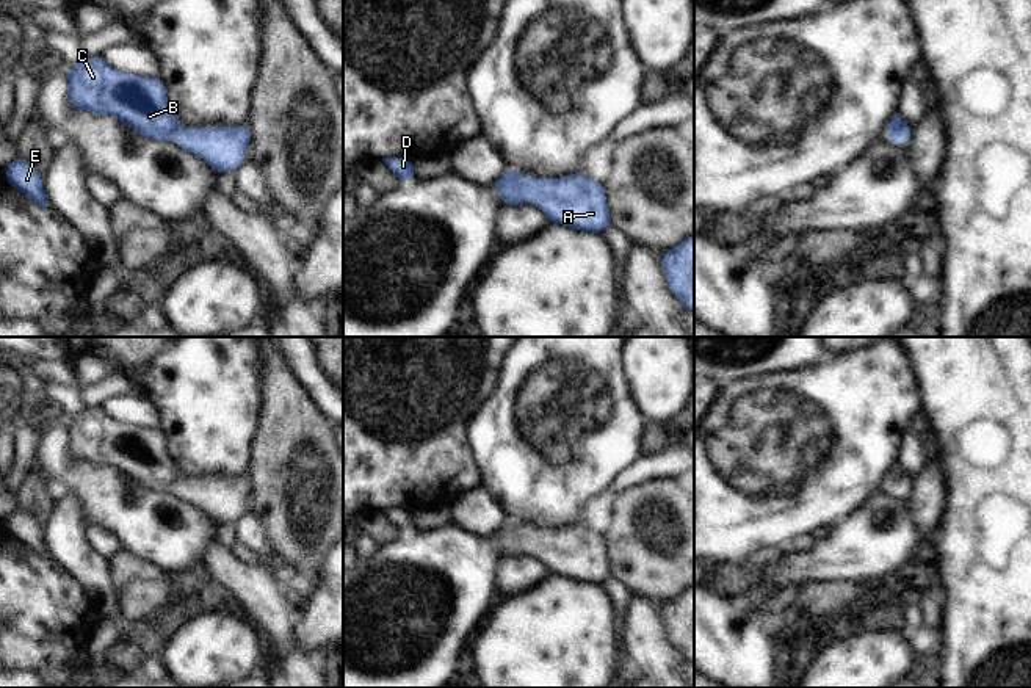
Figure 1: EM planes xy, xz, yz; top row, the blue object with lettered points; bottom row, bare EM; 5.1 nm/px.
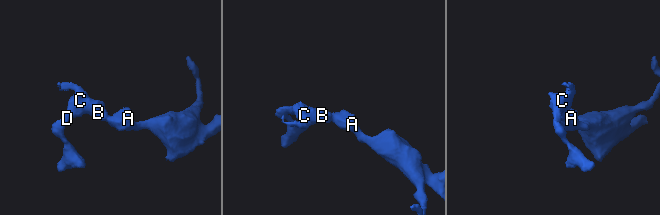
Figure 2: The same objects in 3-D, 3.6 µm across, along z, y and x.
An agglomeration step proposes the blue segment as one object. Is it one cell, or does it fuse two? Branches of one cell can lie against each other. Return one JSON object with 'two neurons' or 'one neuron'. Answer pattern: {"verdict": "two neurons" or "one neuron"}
{"verdict": "one neuron"}

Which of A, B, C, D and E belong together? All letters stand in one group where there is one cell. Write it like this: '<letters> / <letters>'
A B C D E

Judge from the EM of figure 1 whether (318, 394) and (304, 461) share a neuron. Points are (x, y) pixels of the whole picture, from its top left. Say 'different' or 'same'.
different

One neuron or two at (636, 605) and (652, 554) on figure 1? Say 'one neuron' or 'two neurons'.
two neurons

